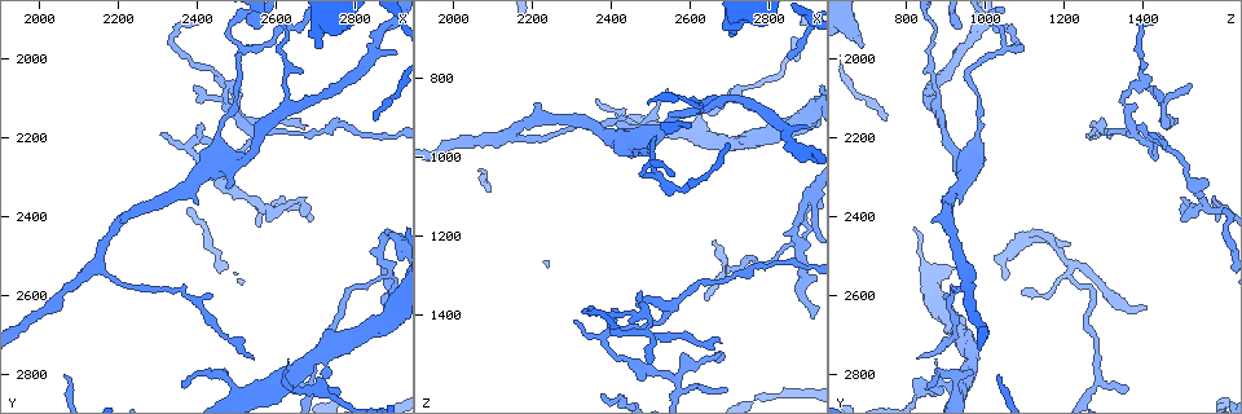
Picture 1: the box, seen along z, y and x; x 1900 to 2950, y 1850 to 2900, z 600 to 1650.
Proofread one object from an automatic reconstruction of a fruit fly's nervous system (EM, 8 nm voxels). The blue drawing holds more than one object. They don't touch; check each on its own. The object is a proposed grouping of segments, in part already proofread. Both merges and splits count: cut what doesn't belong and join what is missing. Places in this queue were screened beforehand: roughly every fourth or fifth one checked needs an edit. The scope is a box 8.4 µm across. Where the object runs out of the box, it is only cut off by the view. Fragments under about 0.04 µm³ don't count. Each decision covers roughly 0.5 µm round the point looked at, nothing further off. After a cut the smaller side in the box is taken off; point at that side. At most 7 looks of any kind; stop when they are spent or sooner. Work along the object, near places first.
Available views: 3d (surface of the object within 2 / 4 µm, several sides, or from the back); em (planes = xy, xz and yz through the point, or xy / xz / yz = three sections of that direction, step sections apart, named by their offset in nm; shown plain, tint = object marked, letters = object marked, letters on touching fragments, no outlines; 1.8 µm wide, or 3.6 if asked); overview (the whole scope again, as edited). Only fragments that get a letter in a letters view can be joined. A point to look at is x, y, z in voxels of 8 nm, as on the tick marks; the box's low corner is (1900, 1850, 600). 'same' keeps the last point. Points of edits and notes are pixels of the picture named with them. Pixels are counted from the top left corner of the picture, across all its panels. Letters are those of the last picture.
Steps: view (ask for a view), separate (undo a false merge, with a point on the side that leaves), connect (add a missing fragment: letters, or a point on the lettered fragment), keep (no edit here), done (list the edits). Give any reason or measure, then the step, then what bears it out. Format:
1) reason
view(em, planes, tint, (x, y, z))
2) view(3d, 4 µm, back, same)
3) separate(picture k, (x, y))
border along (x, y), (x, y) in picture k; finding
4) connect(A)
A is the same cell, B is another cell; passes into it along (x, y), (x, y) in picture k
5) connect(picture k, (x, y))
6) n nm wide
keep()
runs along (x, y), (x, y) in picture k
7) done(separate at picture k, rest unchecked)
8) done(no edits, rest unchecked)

branch stops here
view(em, planes, letters, (2675, 2400, 1495))

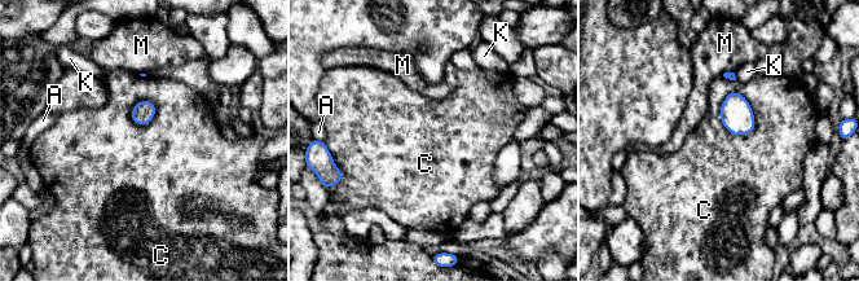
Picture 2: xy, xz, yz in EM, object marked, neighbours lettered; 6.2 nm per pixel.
140 nm wide
keep()
A, C, K and M are other cells; border along (731, 91), (752, 110), (748, 135) in picture 2; no lettered fragment goes on from it

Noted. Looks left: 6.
sharp bend
view(em, planes, letters, (2385, 2220, 1455))

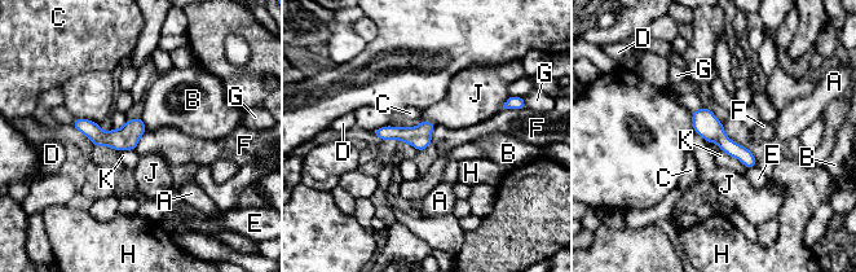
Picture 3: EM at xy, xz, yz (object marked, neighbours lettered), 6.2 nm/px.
keep()
A, B, C, D, E, F, G, H, J and K are other cells; all the same neuron

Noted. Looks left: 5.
an open end
view(em, planes, tint, (2715, 1970, 690))

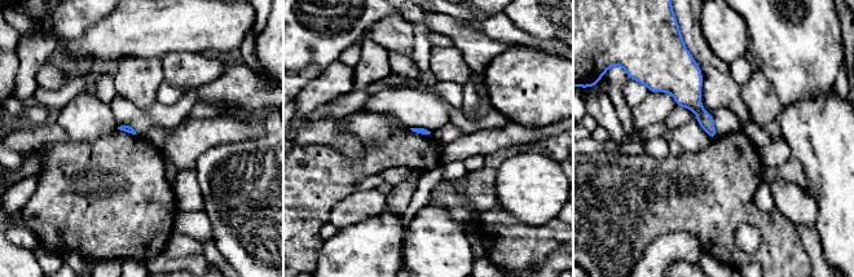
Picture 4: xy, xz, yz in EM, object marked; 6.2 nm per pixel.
view(em, planes, letters, same)

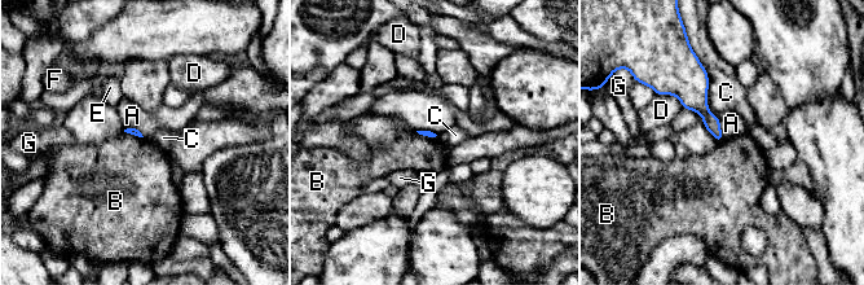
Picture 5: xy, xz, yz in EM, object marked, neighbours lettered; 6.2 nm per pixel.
keep()
A, B, C, D, E, F and G are other cells; border along (124, 131), (142, 137) in picture 5; none of them fits

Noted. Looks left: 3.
done(no edits, rest unchecked)

